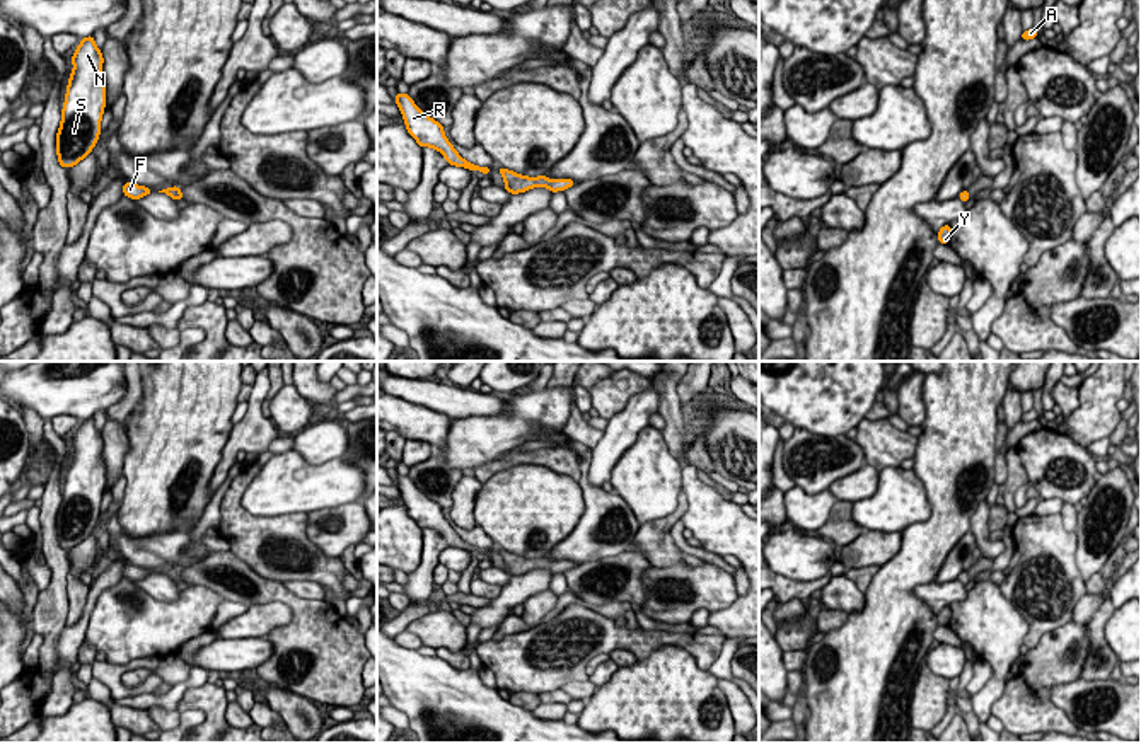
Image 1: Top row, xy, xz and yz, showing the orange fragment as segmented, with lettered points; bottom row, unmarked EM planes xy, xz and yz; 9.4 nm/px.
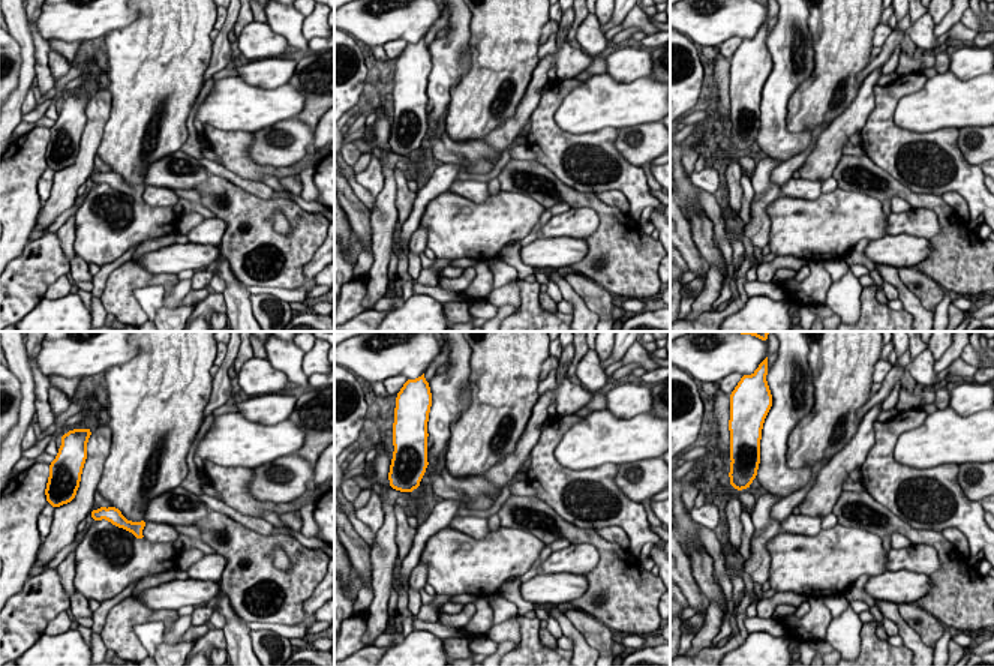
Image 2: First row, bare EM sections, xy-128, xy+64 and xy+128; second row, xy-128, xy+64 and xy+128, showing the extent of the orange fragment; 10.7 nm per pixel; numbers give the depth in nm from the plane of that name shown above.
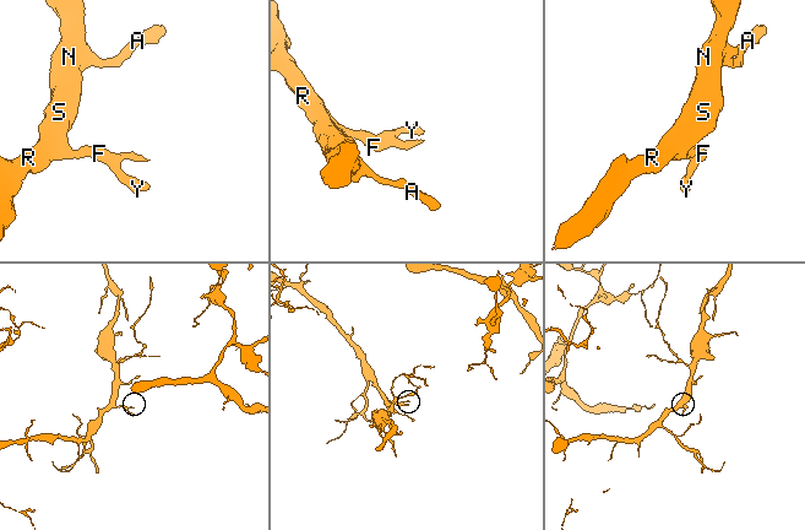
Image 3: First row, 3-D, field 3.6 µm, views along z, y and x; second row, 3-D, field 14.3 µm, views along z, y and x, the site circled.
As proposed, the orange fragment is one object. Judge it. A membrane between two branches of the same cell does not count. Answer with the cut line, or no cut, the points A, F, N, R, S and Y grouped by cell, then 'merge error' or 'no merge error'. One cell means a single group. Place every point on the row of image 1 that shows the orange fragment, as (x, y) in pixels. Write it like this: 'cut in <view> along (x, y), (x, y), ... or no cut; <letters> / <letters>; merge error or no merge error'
no cut; A F N R S Y; no merge error

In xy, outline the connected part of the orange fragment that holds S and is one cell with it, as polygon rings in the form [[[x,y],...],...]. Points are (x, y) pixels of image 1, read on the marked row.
[[[94,36],[80,39],[72,63],[73,70],[56,133],[58,162],[65,169],[77,165],[92,152],[101,135],[101,119],[106,107],[104,58],[94,43]]]

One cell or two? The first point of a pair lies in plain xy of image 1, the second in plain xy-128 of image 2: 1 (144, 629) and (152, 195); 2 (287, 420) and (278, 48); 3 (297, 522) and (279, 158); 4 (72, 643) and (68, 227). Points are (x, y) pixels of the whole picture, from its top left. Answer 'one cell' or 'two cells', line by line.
1: two cells
2: one cell
3: two cells
4: two cells

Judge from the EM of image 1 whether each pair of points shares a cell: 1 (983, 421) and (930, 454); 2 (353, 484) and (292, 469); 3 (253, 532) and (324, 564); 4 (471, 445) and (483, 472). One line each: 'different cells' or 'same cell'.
1: same cell
2: same cell
3: same cell
4: different cells

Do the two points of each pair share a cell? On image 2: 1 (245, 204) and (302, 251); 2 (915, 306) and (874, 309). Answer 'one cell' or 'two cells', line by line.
1: one cell
2: two cells

